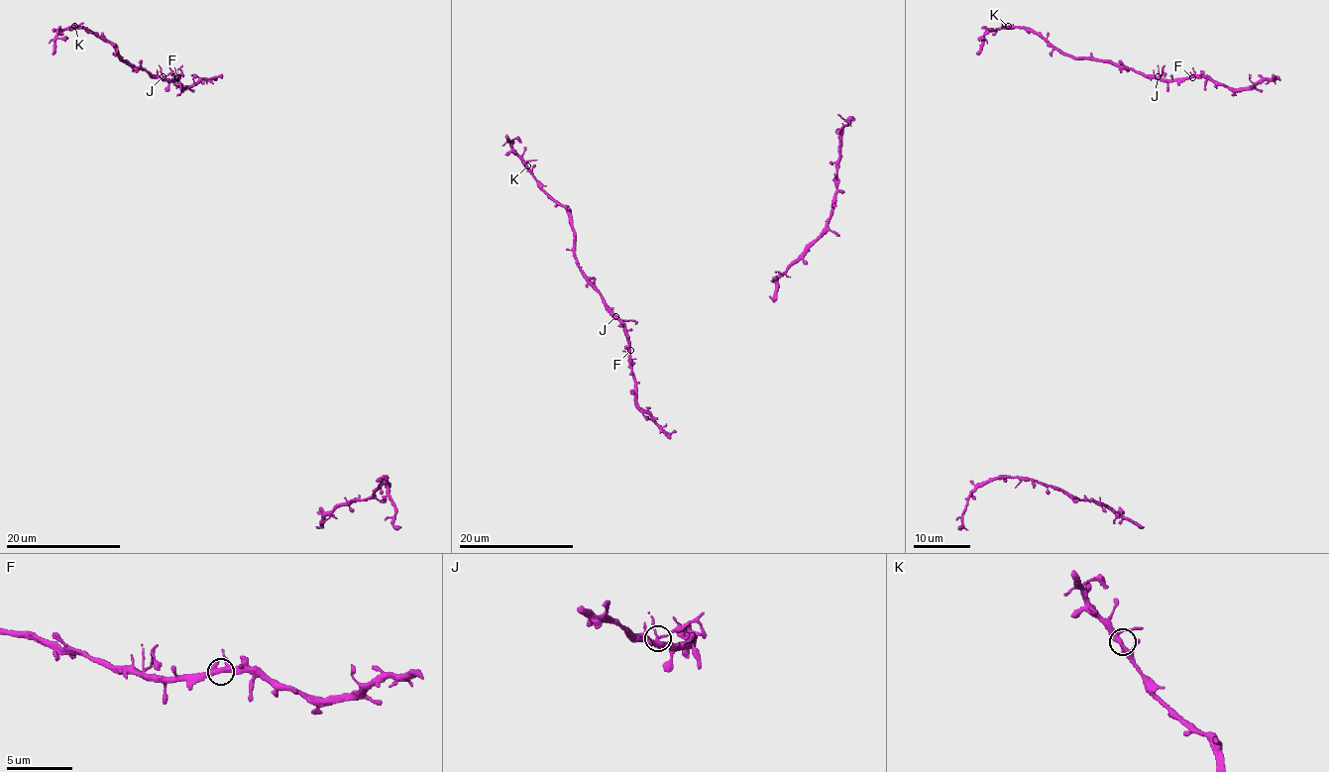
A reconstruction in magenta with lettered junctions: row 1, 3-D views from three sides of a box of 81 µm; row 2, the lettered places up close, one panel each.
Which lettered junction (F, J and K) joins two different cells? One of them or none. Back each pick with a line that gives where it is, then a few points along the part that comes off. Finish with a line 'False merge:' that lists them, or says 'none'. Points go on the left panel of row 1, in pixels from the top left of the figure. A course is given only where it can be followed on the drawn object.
J: (163, 76) | (163, 77), (180, 69), (182, 77)
False merge: J

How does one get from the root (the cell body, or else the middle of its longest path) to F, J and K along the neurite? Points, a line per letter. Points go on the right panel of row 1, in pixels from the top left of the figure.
F: (1167, 91), (1169, 81), (1192, 77)
J: (1167, 91), (1167, 82), (1158, 77)
K: (1167, 91), (1166, 81), (1132, 69), (1121, 69), (1097, 58), (1063, 55), (1032, 32), (1008, 26)

